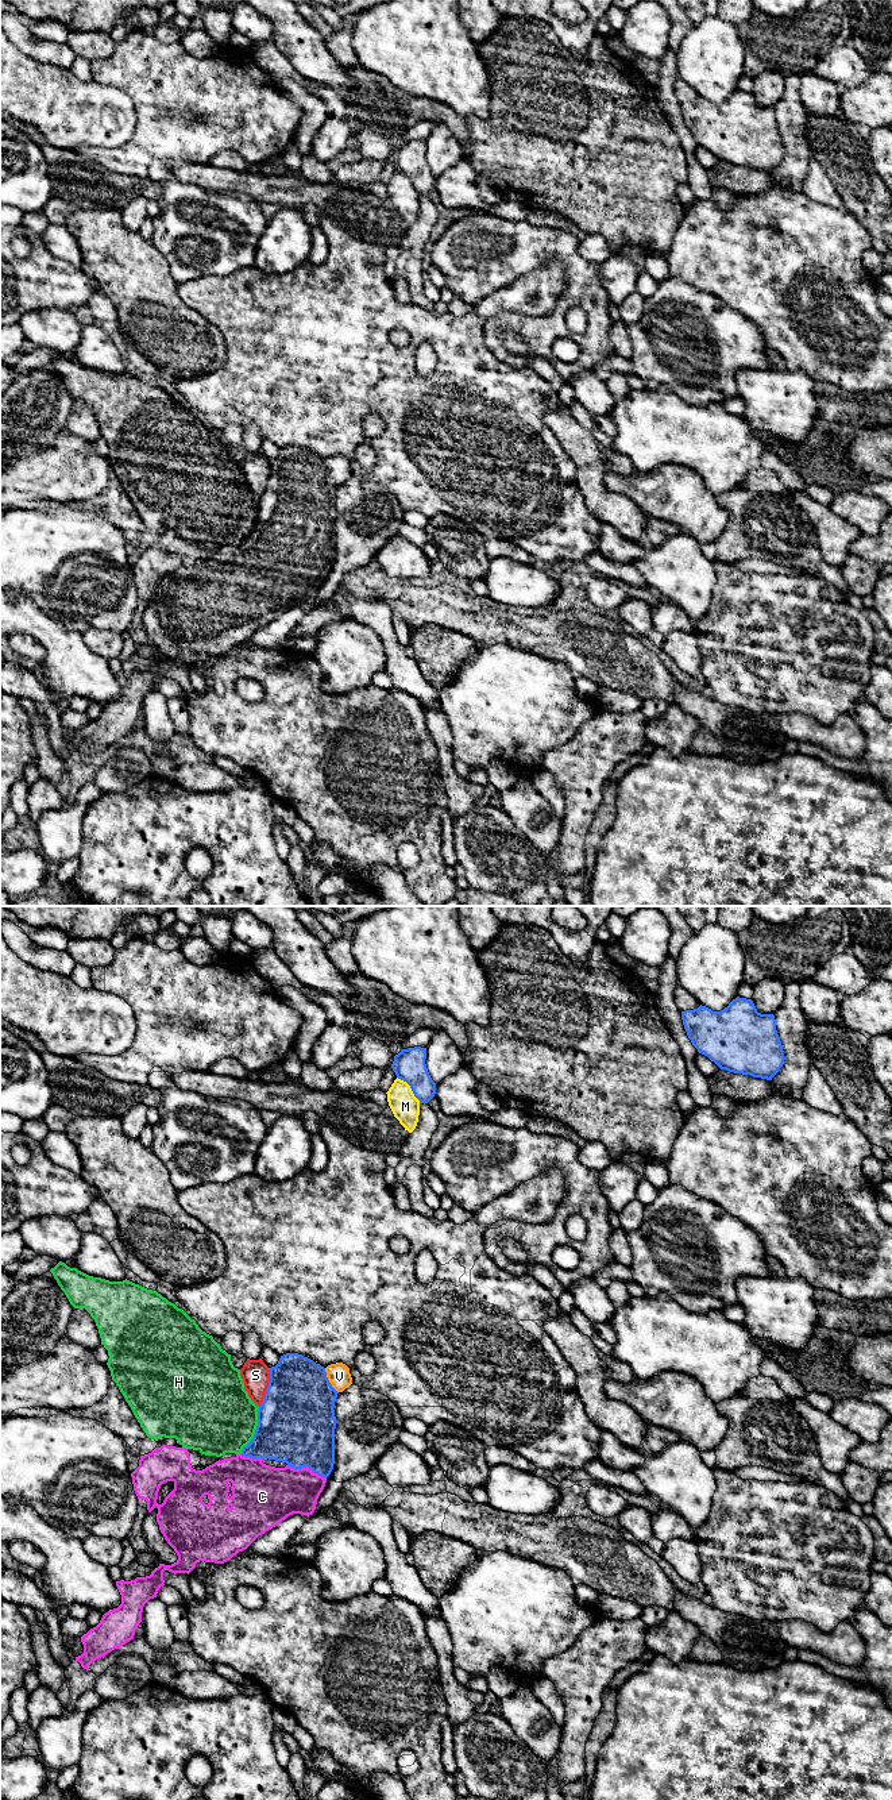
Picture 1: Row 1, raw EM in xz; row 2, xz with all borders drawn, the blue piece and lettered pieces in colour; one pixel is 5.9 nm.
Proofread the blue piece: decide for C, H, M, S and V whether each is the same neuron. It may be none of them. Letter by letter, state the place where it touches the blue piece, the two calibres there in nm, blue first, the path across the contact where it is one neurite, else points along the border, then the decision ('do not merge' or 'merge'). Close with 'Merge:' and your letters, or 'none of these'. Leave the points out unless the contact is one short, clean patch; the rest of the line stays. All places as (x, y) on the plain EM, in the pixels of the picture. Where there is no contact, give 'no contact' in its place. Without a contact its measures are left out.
C: xz (307, 558) | 460/300 nm | merge
H: xz (255, 523) | 460/460 nm | do not merge
M: xz (410, 180) | 190/170 nm | do not merge
S: xz (267, 480) | 460/170 nm | do not merge
V: xz (328, 473) | 420/140 nm | do not merge
Merge: C

